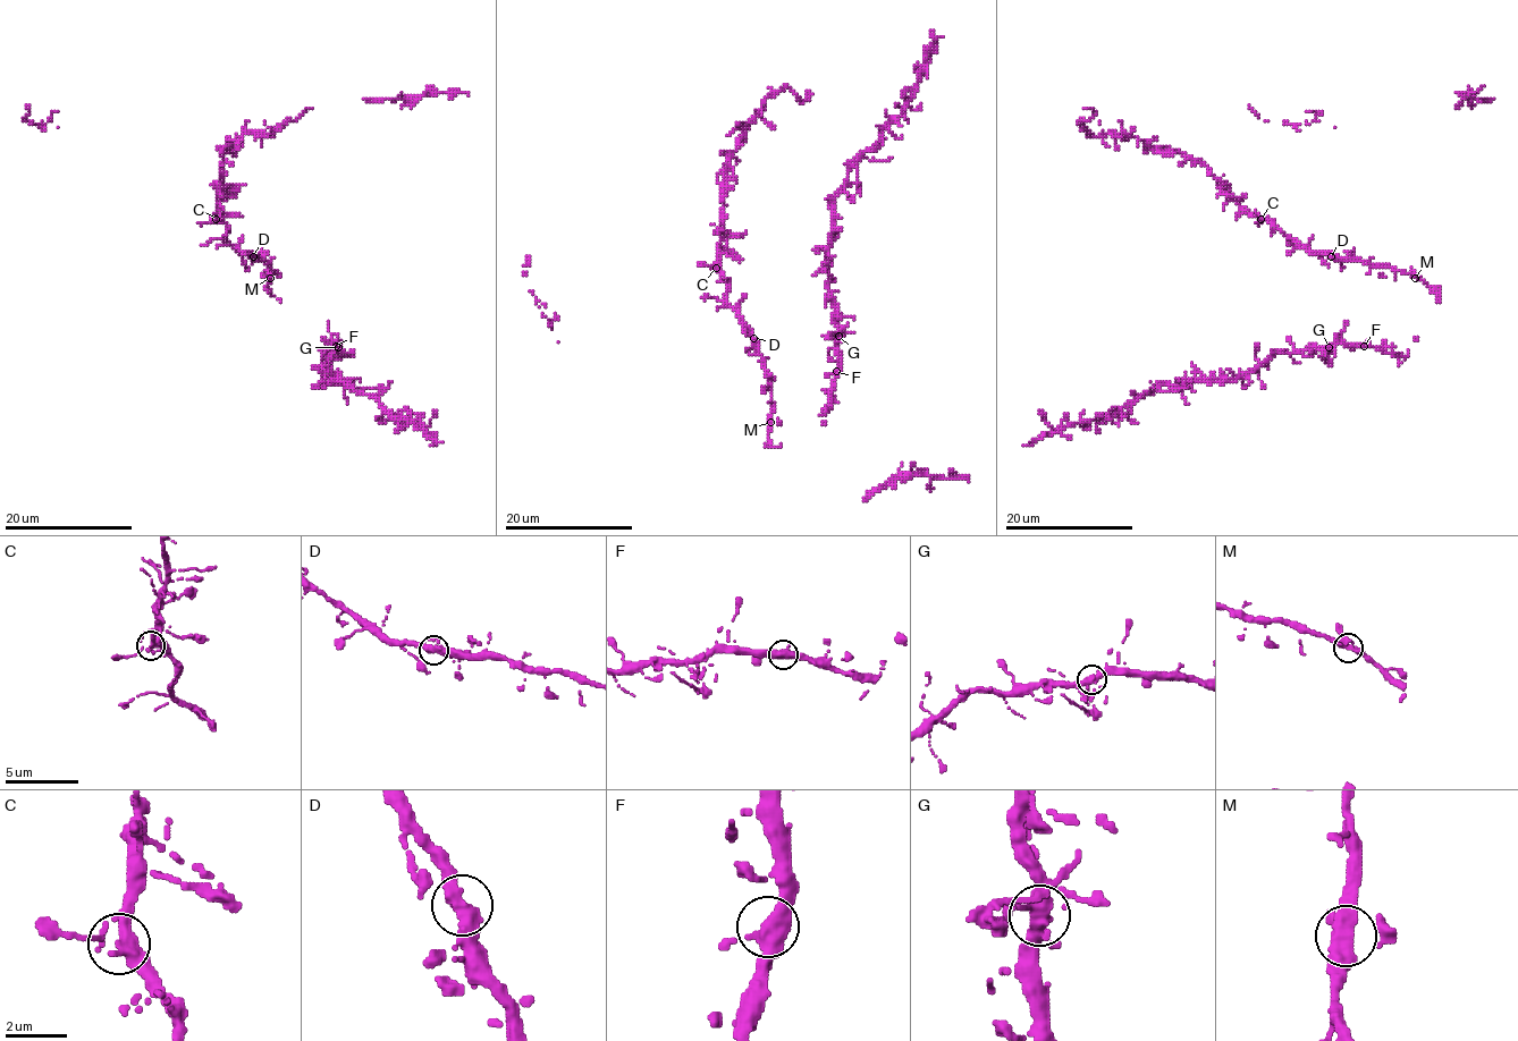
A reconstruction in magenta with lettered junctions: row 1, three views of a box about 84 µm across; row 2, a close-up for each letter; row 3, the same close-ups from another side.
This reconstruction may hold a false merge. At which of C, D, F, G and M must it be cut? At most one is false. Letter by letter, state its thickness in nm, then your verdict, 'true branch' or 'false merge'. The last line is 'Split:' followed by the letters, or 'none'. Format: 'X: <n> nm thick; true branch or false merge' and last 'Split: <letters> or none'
C: 320 nm thick; true branch
D: 360 nm thick; true branch
F: 380 nm thick; true branch
G: 380 nm thick; true branch
M: 380 nm thick; true branch
Split: none

